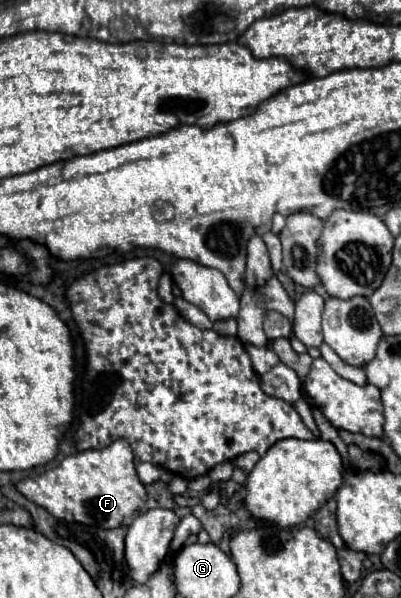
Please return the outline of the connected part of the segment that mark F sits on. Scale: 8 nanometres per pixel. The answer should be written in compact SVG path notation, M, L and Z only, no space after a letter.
M116 439L104 449L86 449L82 453L70 455L58 467L44 471L38 477L26 477L18 481L16 489L26 499L44 507L56 519L104 529L118 527L124 517L134 515L146 503L146 489L136 475L132 449L124 439Z

